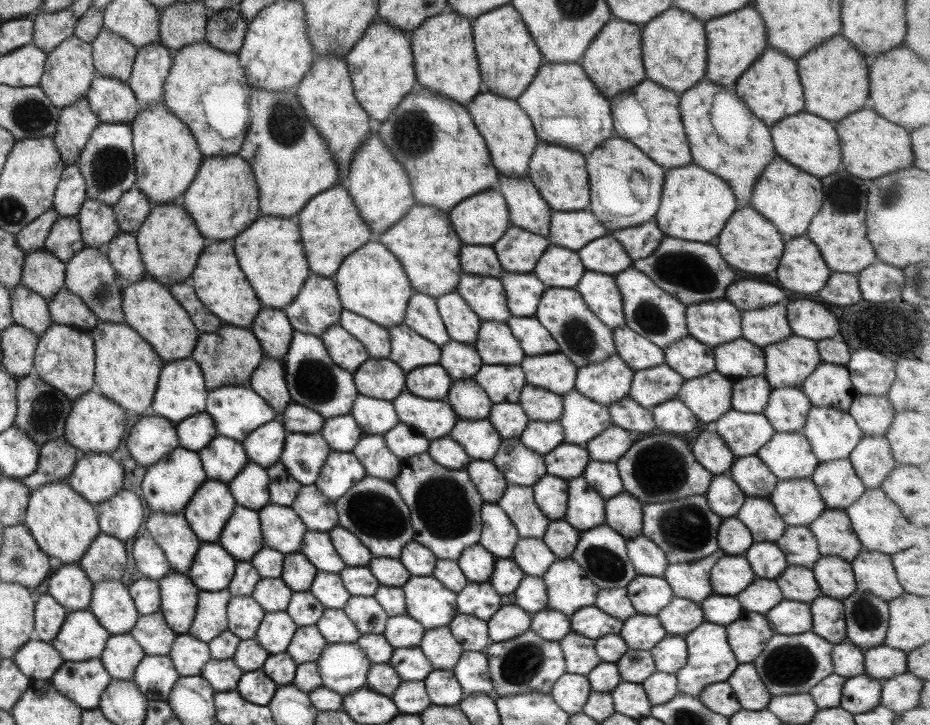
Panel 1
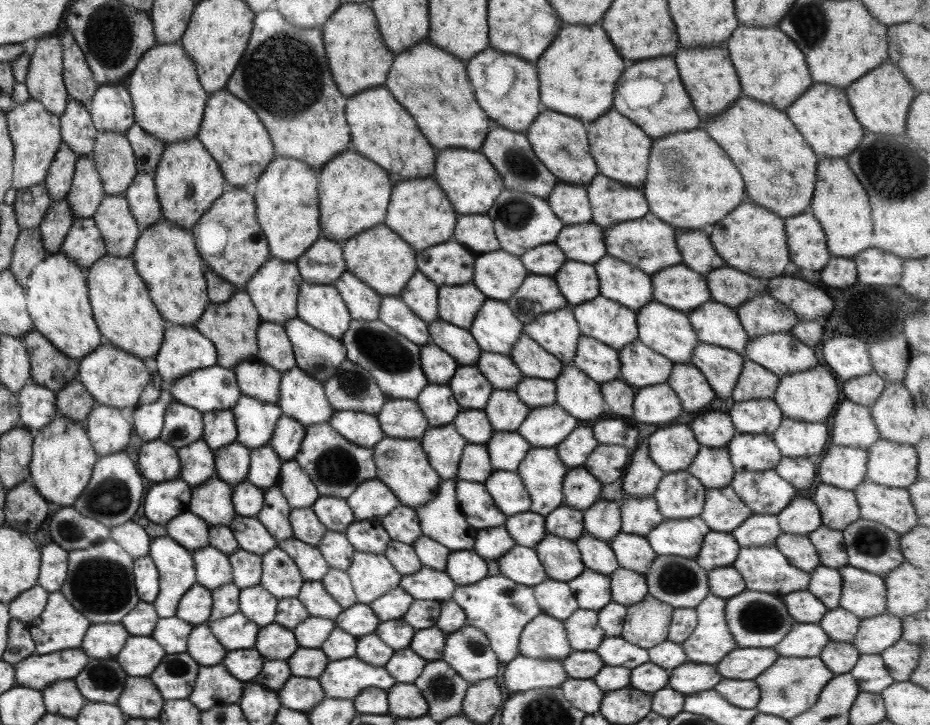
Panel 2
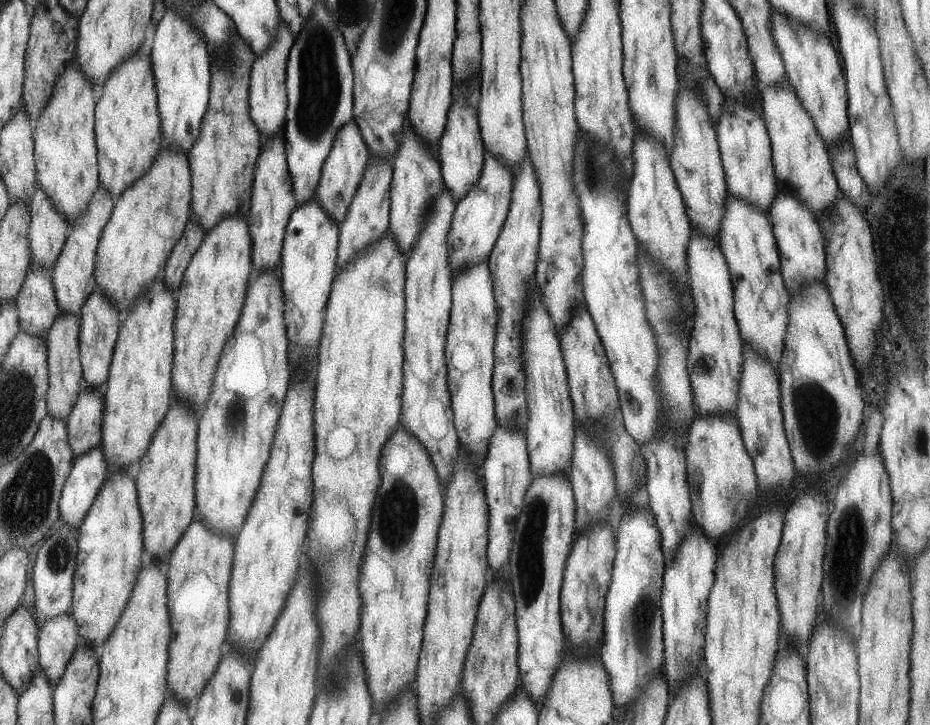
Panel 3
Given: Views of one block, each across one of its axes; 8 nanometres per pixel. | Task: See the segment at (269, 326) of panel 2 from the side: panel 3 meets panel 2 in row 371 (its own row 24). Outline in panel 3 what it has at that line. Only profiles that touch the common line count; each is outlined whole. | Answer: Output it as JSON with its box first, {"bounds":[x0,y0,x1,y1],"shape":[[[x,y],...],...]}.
{"bounds":[248,24,293,138],"shape":[[[283,24],[275,29],[275,38],[269,44],[269,48],[256,56],[250,68],[248,82],[248,109],[249,118],[255,124],[255,128],[259,130],[259,136],[271,138],[275,134],[281,133],[283,128],[285,111],[286,111],[286,90],[285,90],[285,66],[287,64],[288,52],[293,44],[293,35],[289,29]]]}

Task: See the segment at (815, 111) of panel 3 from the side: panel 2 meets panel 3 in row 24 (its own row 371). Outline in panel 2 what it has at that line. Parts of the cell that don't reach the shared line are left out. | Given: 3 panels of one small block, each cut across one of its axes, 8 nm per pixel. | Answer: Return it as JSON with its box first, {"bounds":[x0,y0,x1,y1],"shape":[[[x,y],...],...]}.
{"bounds":[744,332,822,377],"shape":[[[773,332],[771,334],[749,338],[745,347],[744,358],[755,362],[755,364],[759,364],[759,366],[767,369],[776,377],[785,376],[793,372],[803,372],[804,370],[809,370],[822,364],[815,358],[814,349],[799,342],[790,333],[781,332]]]}

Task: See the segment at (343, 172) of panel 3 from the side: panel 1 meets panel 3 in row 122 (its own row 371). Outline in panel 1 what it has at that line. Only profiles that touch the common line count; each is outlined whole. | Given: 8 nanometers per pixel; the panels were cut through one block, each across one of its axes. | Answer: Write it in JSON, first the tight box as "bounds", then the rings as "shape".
{"bounds":[320,324,369,374],"shape":[[[338,324],[324,330],[320,339],[335,366],[350,374],[353,374],[369,357],[363,345]]]}

